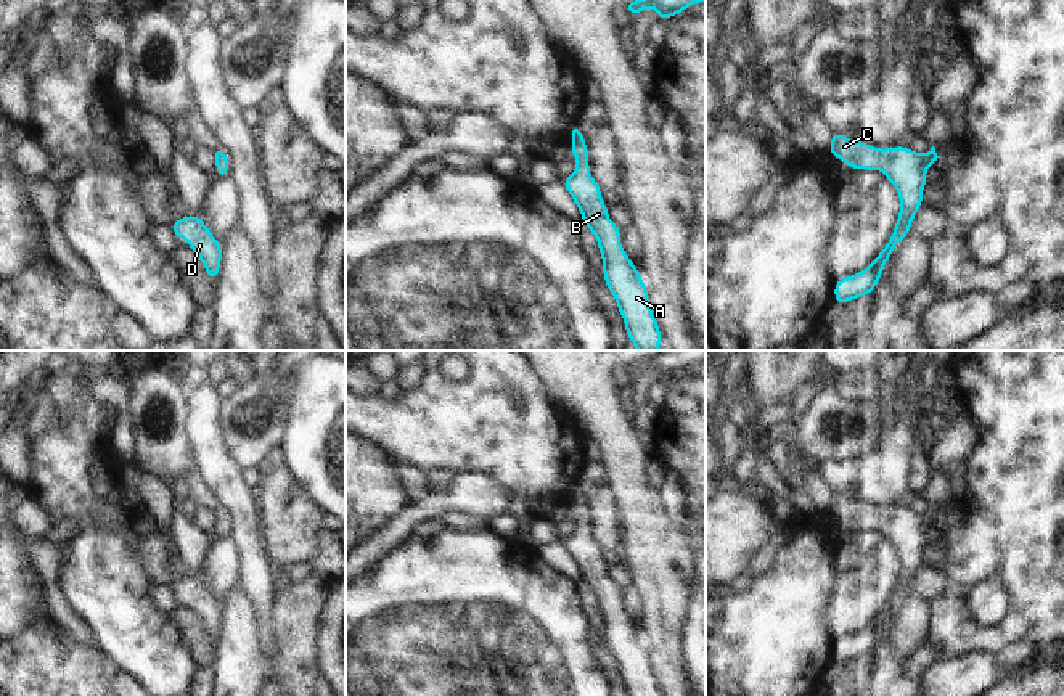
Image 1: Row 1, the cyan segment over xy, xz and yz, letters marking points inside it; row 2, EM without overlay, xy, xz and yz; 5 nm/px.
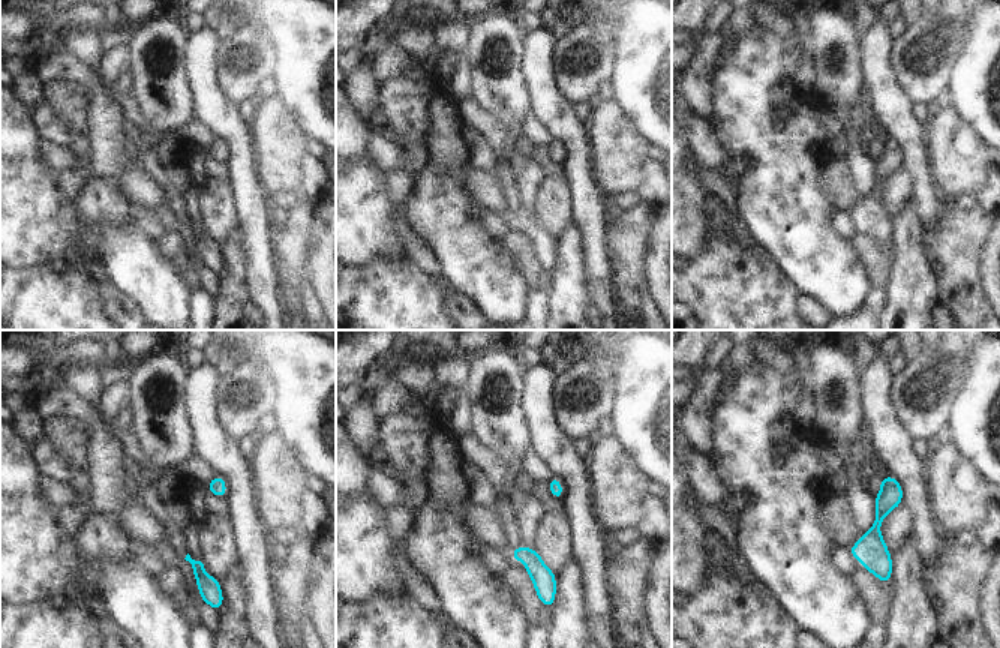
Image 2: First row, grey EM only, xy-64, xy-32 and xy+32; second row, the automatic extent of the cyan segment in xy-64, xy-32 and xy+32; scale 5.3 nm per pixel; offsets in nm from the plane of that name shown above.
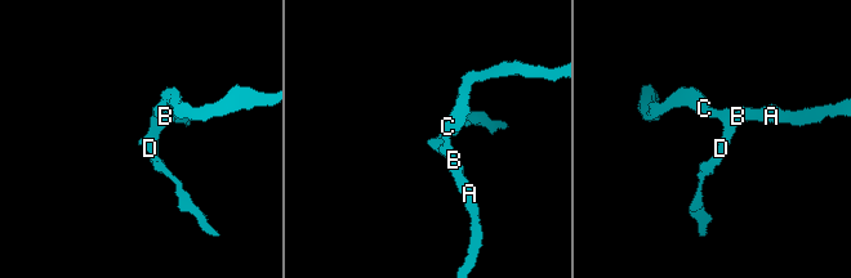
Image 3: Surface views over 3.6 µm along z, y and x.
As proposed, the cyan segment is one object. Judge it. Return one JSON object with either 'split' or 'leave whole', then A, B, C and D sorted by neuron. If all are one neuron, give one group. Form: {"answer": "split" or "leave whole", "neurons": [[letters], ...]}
{"answer": "leave whole", "neurons": [["A", "B", "C", "D"]]}

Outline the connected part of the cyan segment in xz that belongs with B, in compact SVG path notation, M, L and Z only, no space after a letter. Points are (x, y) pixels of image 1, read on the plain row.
M572 490L572 510L577 530L563 540L563 547L577 564L582 582L595 595L603 619L603 638L617 661L627 696L662 696L649 667L649 654L636 625L624 612L620 587L608 575L601 548L590 534L588 508L583 495Z

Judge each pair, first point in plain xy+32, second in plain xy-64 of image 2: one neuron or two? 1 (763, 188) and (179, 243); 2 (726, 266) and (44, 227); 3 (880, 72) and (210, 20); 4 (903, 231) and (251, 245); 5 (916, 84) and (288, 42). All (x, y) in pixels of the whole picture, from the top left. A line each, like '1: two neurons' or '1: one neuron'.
1: two neurons
2: two neurons
3: two neurons
4: two neurons
5: two neurons

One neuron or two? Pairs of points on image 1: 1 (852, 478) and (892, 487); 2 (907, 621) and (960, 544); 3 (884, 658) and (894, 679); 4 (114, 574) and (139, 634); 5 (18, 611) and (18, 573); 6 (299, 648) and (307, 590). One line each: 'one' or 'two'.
1: one
2: two
3: one
4: one
5: one
6: one

